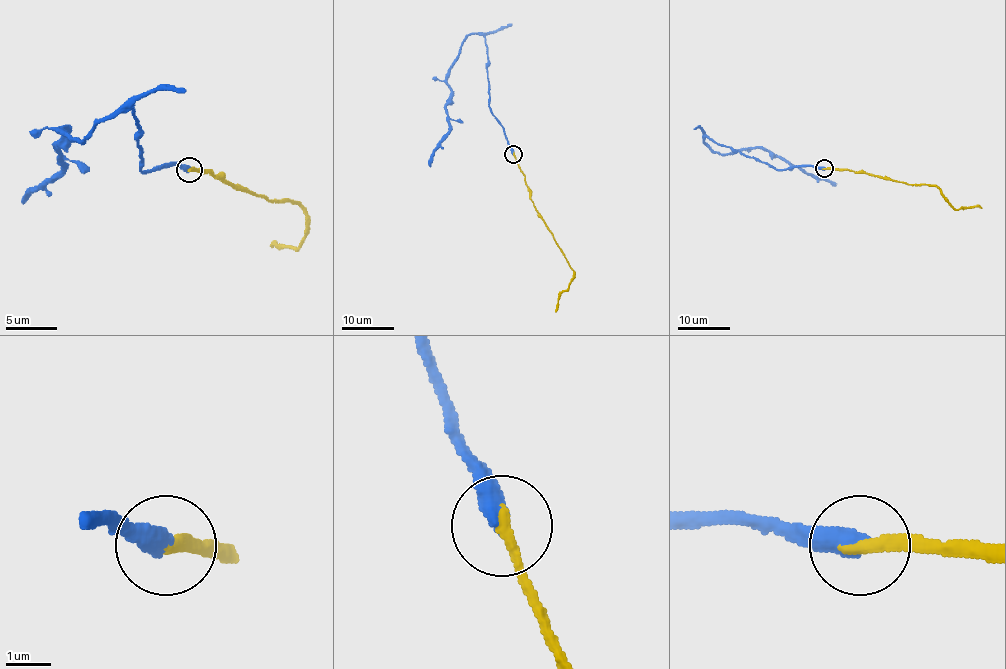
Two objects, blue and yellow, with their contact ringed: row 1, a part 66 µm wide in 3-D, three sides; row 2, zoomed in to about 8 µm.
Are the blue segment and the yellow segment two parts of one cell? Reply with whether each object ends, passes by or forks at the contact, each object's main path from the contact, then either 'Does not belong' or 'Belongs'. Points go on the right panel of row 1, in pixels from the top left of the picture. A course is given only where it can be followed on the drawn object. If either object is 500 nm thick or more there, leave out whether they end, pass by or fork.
At the ring blue ends. At the ring yellow ends. Course of blue: (824, 169), (816, 166), (773, 169), (716, 144), (706, 136), (704, 142), (720, 153), (766, 148), (836, 186). Course of yellow: (824, 169), (869, 173), (909, 184), (933, 184), (956, 209), (982, 208). Does not belong

